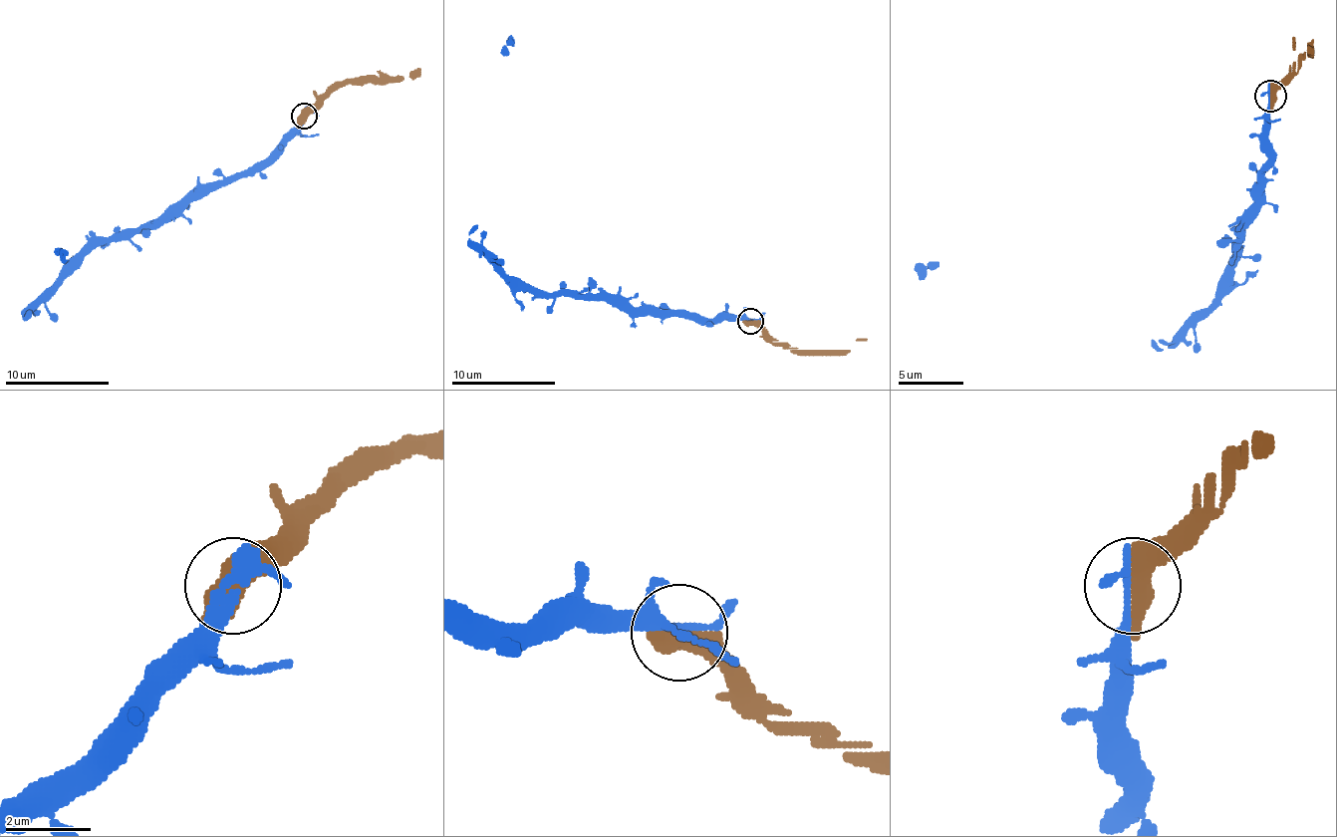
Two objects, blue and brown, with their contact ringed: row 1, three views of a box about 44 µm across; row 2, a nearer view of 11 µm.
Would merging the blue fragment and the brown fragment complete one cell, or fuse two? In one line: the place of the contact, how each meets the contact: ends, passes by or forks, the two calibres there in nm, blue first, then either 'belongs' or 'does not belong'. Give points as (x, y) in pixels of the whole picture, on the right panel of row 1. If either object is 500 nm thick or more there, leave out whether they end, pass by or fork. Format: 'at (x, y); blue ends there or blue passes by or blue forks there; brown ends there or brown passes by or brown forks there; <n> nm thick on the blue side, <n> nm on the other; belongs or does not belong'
at (1270, 96); 240 nm thick on the blue side, 500 nm on the other; belongs

